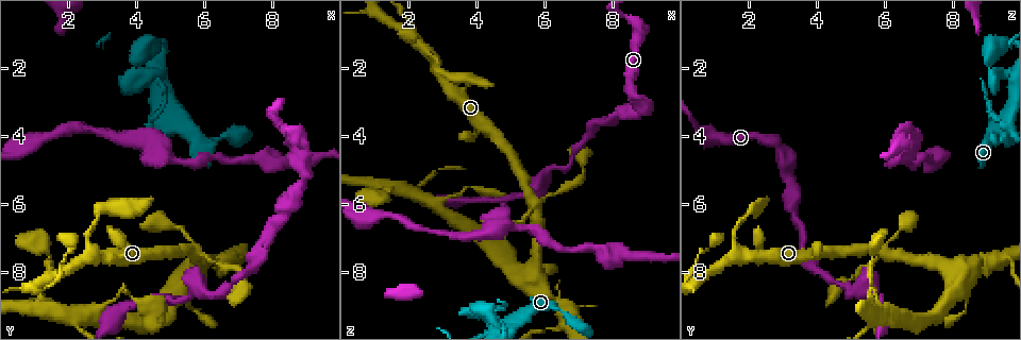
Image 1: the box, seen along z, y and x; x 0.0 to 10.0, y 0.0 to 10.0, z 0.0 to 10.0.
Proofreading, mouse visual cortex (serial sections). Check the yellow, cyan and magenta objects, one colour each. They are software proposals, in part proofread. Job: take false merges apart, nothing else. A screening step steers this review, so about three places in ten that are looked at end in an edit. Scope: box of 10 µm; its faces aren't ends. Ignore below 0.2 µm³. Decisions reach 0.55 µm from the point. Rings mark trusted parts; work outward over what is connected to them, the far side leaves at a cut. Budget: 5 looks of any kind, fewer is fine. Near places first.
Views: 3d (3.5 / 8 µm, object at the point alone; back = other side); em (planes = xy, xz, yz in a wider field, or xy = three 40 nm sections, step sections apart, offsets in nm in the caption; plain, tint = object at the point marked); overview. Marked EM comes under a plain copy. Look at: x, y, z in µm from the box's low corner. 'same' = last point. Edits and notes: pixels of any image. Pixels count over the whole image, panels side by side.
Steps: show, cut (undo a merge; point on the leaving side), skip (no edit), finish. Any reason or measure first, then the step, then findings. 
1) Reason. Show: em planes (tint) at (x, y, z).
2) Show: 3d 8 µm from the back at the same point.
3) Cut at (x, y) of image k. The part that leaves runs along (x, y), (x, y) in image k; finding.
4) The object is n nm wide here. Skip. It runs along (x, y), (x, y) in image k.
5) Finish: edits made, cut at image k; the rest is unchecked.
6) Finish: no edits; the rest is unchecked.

Abrupt turn. Show: 3d 3.5 µm at (6.35, 7.65, 8.90).

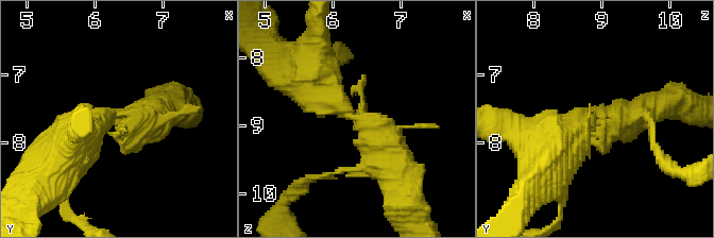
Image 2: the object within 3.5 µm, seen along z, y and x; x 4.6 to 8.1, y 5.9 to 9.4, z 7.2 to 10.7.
Show: em xy step 5 (tint) at (6.35, 7.70, 8.85).

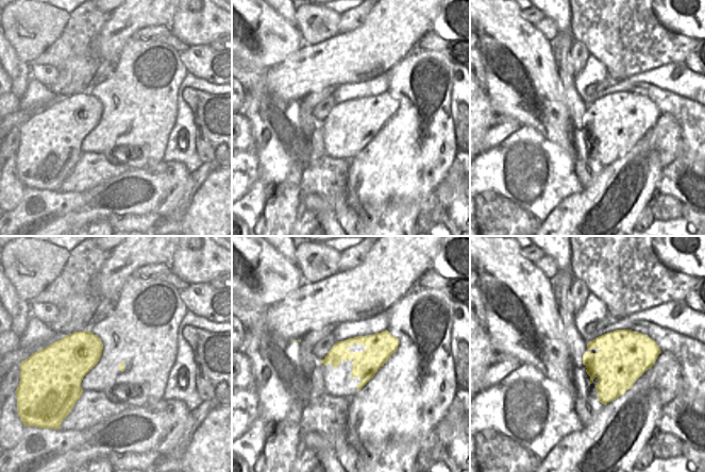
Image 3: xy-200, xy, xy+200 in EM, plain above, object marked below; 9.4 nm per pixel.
Skip. It runs along (396, 341), (372, 356), (325, 361) in image 3; all the same cell.

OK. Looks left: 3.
Thin neck. Show: em xy step 3 (tint) at (4.15, 1.85, 9.10).

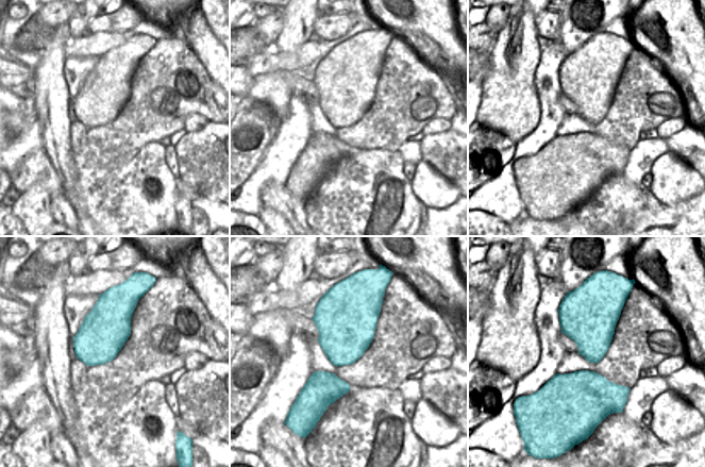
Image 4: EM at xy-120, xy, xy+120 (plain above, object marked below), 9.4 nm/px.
Show: 3d 3.5 µm at the same point.

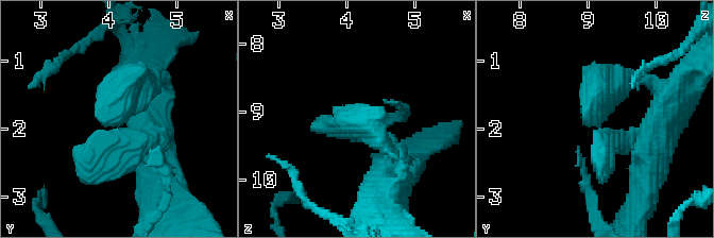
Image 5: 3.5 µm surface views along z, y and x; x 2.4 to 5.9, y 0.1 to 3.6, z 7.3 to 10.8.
The object is 500 nm wide here. Skip. It runs along (165, 138), (154, 83) in image 5; all the same cell.

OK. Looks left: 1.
Finish: no edits; the rest is unchecked.

